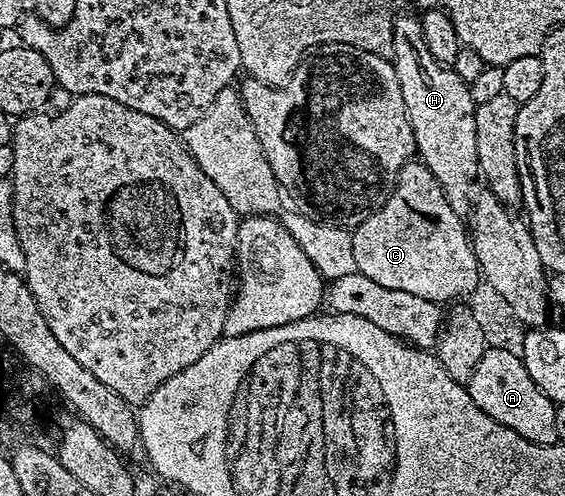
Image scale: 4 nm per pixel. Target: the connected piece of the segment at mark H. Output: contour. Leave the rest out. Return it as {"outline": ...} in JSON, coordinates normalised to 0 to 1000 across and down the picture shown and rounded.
{"outline":[[[740,38],[697,42],[699,67],[692,79],[688,119],[692,131],[703,141],[703,167],[710,173],[710,198],[717,202],[717,230],[724,238],[724,254],[731,262],[735,280],[735,304],[740,321],[773,359],[795,415],[814,440],[828,433],[837,411],[837,385],[834,369],[848,355],[848,329],[844,327],[844,238],[841,236],[842,210],[834,196],[828,169],[796,135],[775,129],[759,109],[759,97],[752,93],[749,63]]]}

